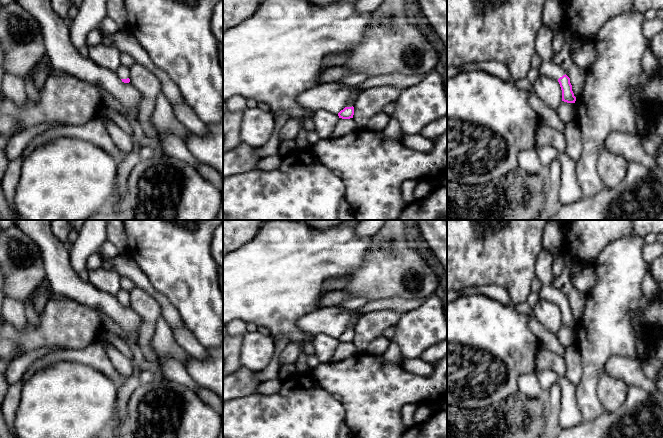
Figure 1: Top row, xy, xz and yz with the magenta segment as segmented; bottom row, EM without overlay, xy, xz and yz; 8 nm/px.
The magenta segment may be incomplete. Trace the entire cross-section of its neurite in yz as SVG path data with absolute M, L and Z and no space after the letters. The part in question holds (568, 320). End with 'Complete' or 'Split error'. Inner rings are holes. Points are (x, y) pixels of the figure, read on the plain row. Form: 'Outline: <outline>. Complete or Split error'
Outline: M543 249L536 260L536 277L541 281L542 288L539 292L542 299L556 303L562 314L562 325L567 327L575 327L576 321L572 315L570 302L565 295L552 286L553 273L552 262L555 255L546 249Z. Split error

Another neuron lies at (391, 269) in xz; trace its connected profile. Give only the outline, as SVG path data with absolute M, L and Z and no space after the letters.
M385 220L381 229L372 237L372 245L364 257L364 262L344 288L353 298L367 298L369 301L387 298L418 299L435 294L439 285L438 277L422 257L409 247L405 222L406 220Z

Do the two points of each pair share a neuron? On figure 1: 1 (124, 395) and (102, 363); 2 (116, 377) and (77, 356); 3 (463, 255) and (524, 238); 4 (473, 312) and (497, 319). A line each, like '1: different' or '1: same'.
1: different
2: same
3: same
4: same

